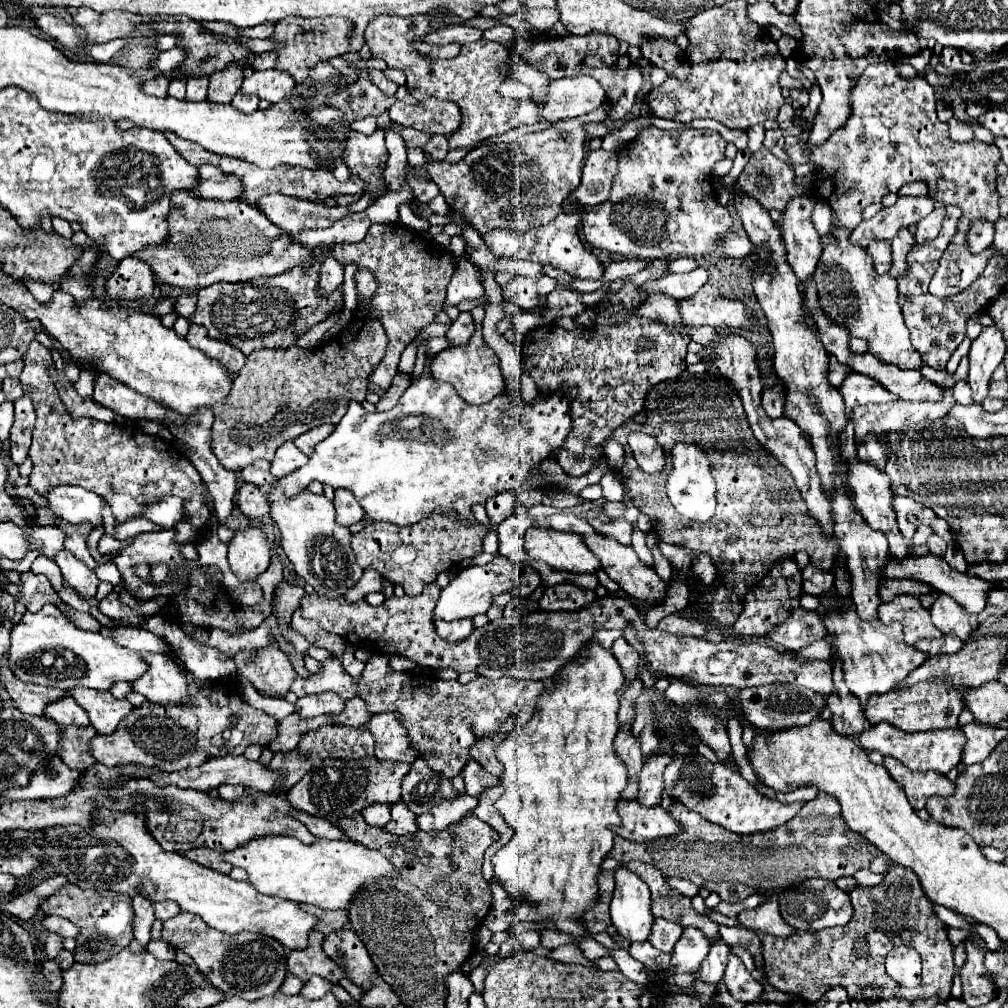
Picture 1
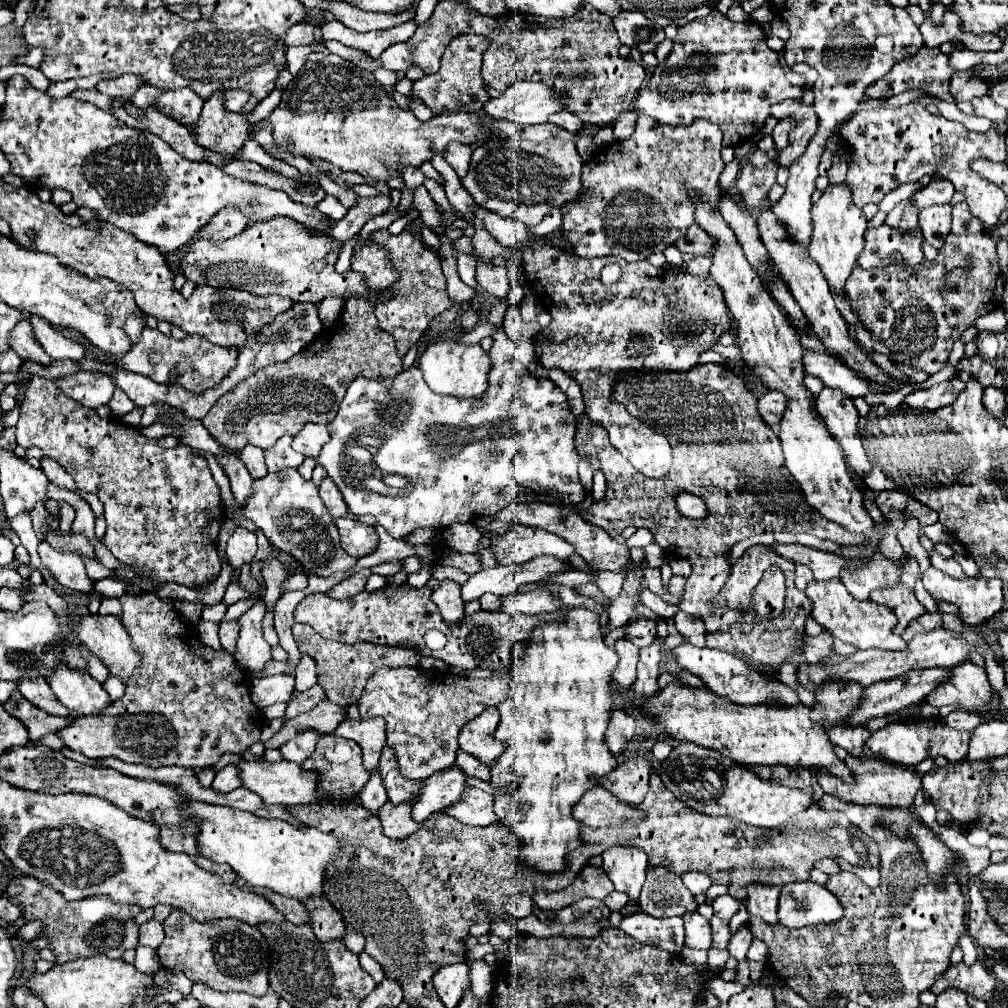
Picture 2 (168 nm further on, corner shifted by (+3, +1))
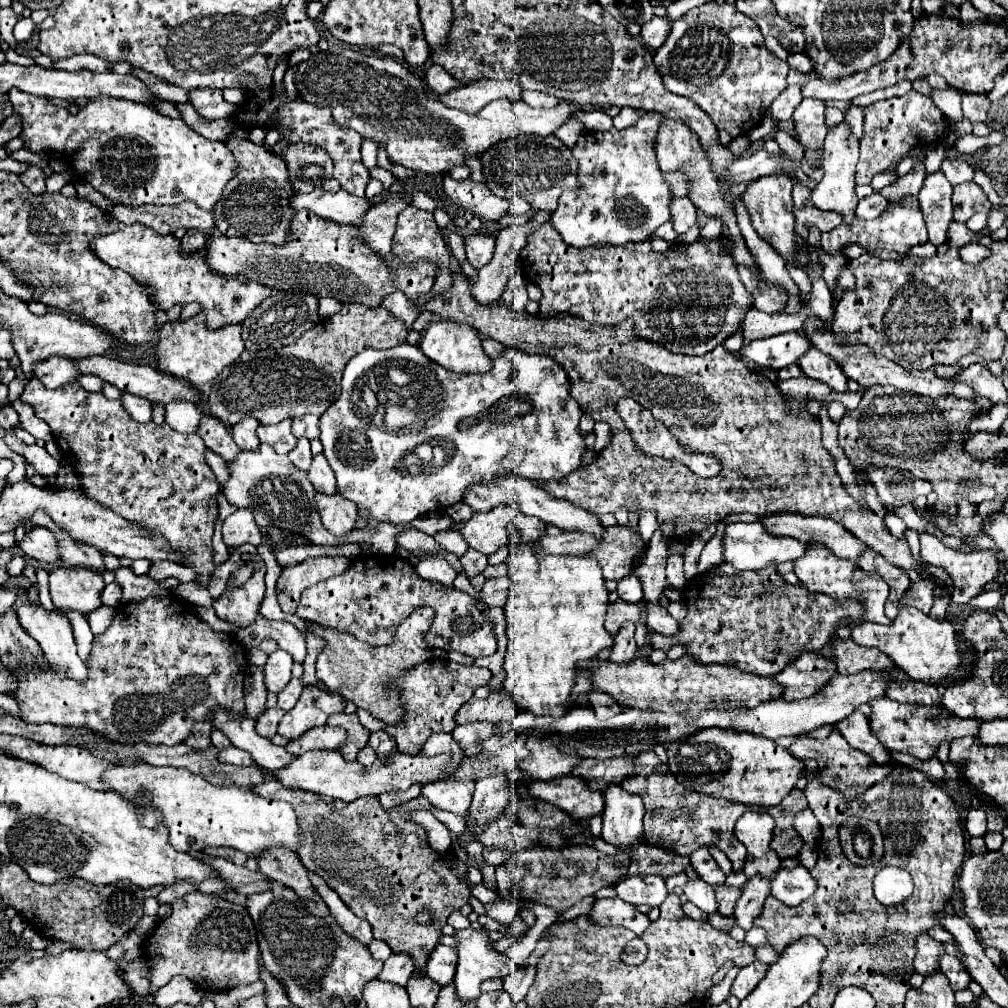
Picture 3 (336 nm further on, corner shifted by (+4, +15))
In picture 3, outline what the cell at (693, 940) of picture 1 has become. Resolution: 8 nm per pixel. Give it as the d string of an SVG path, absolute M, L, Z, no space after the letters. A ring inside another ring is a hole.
M697 880L697 882L687 882L683 886L683 892L687 896L687 900L691 904L695 904L701 912L705 912L707 916L713 914L717 910L717 900L715 900L715 892L713 888L703 882L703 880Z

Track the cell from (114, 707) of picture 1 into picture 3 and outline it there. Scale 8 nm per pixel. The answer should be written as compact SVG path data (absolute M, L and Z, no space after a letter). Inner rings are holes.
M19 602L19 604L17 604L17 618L19 618L19 624L25 628L25 632L39 642L39 646L41 646L45 658L47 658L49 668L53 668L55 672L57 672L57 670L63 670L67 678L77 680L77 682L87 680L89 668L87 668L87 664L77 656L77 646L75 646L75 640L73 640L73 628L71 628L71 624L69 624L69 620L67 620L65 616L61 616L61 614L55 612L55 610L49 612L49 610L45 610L45 608L37 606L37 604L27 606L27 604L21 604L21 602Z

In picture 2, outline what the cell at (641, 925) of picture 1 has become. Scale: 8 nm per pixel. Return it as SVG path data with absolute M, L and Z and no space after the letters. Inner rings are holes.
M612 846L604 850L604 872L612 880L614 888L626 892L630 900L640 896L644 884L644 874L648 866L648 856L638 846Z

